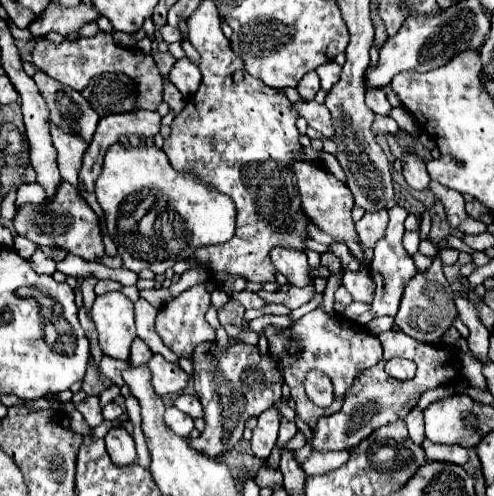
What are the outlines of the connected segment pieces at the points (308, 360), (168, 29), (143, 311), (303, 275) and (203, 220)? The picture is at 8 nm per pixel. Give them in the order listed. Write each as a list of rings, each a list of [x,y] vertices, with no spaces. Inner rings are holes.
[[[309,312],[303,316],[303,320],[297,320],[293,326],[289,328],[275,328],[275,326],[267,326],[265,328],[265,338],[269,342],[269,354],[277,360],[277,368],[285,380],[285,384],[291,388],[291,398],[295,400],[295,414],[309,426],[315,428],[319,418],[335,414],[341,410],[343,404],[343,394],[347,392],[347,388],[353,384],[355,376],[369,366],[375,366],[381,356],[381,342],[375,334],[367,332],[363,326],[345,320],[341,314],[331,312]],[[311,370],[319,370],[323,374],[327,374],[333,382],[335,388],[335,400],[329,408],[319,408],[315,406],[303,388],[305,376]]]
[[[166,24],[161,28],[160,33],[163,40],[168,44],[182,41],[183,34],[180,31],[179,27],[172,27]]]
[[[139,298],[135,302],[135,322],[137,322],[137,336],[151,348],[153,354],[161,354],[163,358],[177,362],[177,356],[173,352],[169,352],[163,344],[163,340],[157,336],[155,332],[155,316],[157,316],[157,308],[151,306],[145,298]]]
[[[275,246],[269,254],[271,254],[273,266],[289,280],[289,284],[307,286],[311,282],[311,278],[307,274],[309,272],[309,264],[307,264],[305,252],[293,250],[293,248]]]
[[[113,144],[113,148],[109,148],[105,154],[101,174],[95,182],[95,194],[107,216],[107,230],[117,244],[117,252],[123,258],[123,266],[137,274],[145,268],[155,274],[165,274],[165,270],[173,268],[175,262],[189,258],[193,248],[221,244],[233,236],[233,202],[225,194],[201,186],[193,176],[183,176],[175,172],[165,152],[157,150],[155,146]]]

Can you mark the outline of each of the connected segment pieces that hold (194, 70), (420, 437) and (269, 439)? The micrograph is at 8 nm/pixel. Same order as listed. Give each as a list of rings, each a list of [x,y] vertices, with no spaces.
[[[183,58],[183,60],[177,60],[177,64],[173,66],[173,70],[169,74],[169,80],[177,86],[177,90],[183,96],[191,96],[199,88],[201,72],[199,72],[197,64],[193,64],[191,60]]]
[[[413,408],[413,412],[409,412],[405,416],[405,424],[407,424],[407,430],[409,430],[409,438],[415,442],[415,444],[421,444],[425,440],[425,432],[423,432],[423,412]]]
[[[269,408],[259,416],[259,422],[251,438],[251,450],[257,458],[261,460],[269,458],[271,450],[277,444],[277,432],[279,432],[279,416],[277,412],[273,412],[273,408]]]

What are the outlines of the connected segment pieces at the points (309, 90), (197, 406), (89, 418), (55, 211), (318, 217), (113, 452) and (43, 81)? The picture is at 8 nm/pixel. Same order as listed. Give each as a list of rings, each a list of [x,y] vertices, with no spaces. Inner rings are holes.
[[[307,72],[303,78],[301,78],[301,82],[297,84],[297,90],[299,90],[299,94],[301,94],[301,98],[303,100],[307,100],[307,102],[311,102],[313,98],[315,98],[315,94],[319,92],[319,76],[315,74],[315,72]]]
[[[179,394],[179,396],[175,396],[173,406],[179,408],[181,412],[189,414],[191,418],[201,418],[201,416],[203,416],[203,408],[201,408],[201,402],[197,400],[197,396],[191,396],[191,394]]]
[[[87,396],[85,400],[74,403],[75,408],[83,414],[85,422],[95,428],[103,422],[103,416],[101,416],[101,404],[99,404],[99,396]]]
[[[61,182],[61,188],[57,188],[57,196],[53,198],[53,204],[21,206],[13,218],[13,224],[19,236],[33,240],[39,246],[59,246],[67,250],[69,254],[81,256],[91,262],[97,262],[99,258],[105,256],[103,236],[99,230],[99,218],[91,210],[91,206],[83,200],[79,190],[71,186],[69,182]]]
[[[293,162],[293,172],[297,176],[301,210],[305,216],[323,232],[331,234],[335,242],[359,242],[353,222],[353,196],[349,196],[349,188],[345,188],[345,184],[339,182],[331,172],[325,172],[313,162]]]
[[[111,428],[107,432],[107,436],[105,436],[105,444],[107,444],[107,452],[109,452],[113,464],[117,464],[117,466],[137,464],[135,442],[133,442],[133,438],[125,430]]]
[[[35,74],[33,80],[49,106],[51,124],[57,126],[61,132],[89,144],[97,128],[99,114],[81,96],[81,92],[63,86],[45,74]]]

